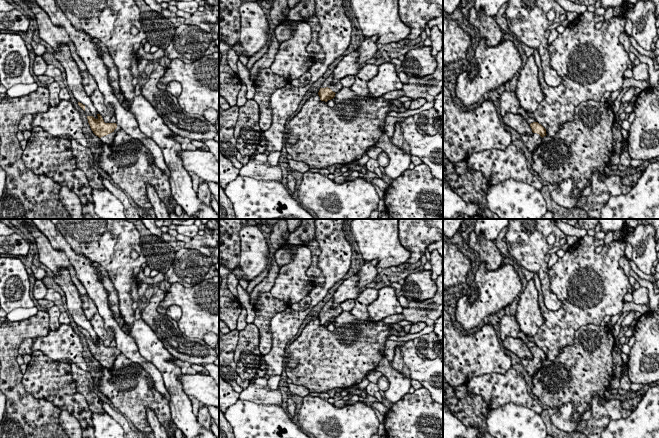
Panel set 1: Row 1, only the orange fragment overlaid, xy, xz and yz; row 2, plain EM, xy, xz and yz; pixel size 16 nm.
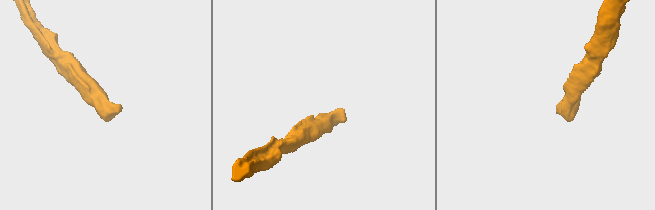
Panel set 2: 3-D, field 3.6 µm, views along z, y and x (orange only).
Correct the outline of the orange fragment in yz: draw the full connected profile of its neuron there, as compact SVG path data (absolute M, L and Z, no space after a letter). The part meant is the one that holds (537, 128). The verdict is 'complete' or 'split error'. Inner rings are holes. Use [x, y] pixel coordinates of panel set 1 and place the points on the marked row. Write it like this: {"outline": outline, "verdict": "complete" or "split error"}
{"outline": "M533 122L530 124L533 134L532 135L522 135L522 140L527 148L527 150L533 153L537 146L541 143L541 140L546 136L546 129L538 122Z", "verdict": "split error"}

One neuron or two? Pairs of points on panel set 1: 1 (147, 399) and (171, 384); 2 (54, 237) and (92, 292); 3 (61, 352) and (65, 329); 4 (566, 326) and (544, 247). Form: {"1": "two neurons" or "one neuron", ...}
{"1": "two neurons", "2": "one neuron", "3": "one neuron", "4": "two neurons"}

